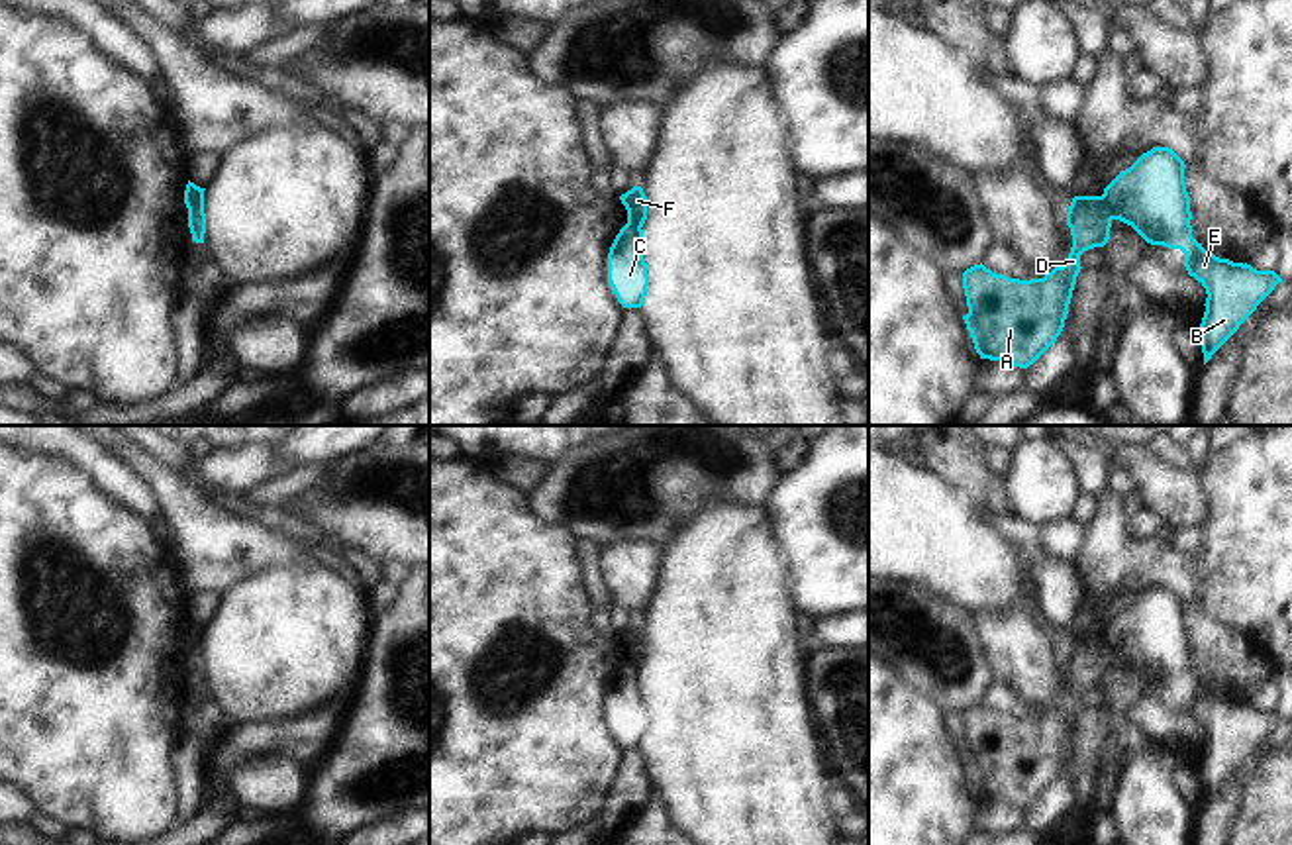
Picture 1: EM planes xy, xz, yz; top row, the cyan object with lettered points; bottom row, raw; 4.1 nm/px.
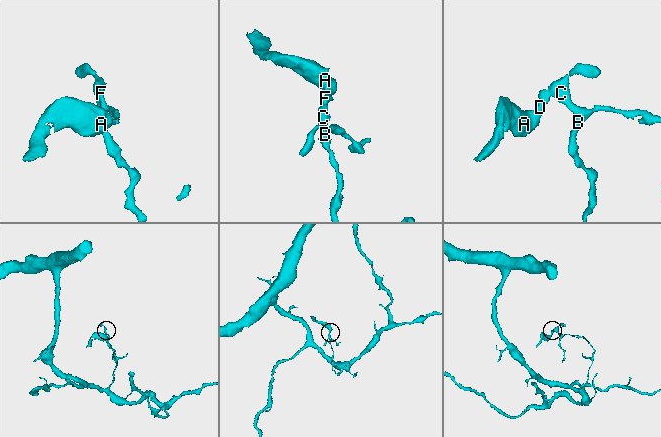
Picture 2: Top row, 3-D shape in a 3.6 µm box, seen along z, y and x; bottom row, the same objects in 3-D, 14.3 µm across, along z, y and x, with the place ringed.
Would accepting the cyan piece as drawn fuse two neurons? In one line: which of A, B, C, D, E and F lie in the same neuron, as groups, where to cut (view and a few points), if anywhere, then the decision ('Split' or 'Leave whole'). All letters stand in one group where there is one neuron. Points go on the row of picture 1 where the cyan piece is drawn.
Groups: A D F / B C E. Split along yz (1100, 197), (1112, 218). Split.

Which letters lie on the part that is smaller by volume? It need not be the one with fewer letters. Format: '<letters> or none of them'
A, D, F.

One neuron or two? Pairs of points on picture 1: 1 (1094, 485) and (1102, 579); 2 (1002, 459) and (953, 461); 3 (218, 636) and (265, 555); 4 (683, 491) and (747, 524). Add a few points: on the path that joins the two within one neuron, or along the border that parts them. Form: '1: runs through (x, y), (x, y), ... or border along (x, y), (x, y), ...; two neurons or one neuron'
1: border along (1106, 485), (1098, 497); two neurons
2: border along (985, 447), (985, 463), (1002, 477); two neurons
3: border along (298, 555), (251, 573), (220, 596); two neurons
4: border along (759, 506), (744, 502), (706, 504), (675, 534); two neurons

